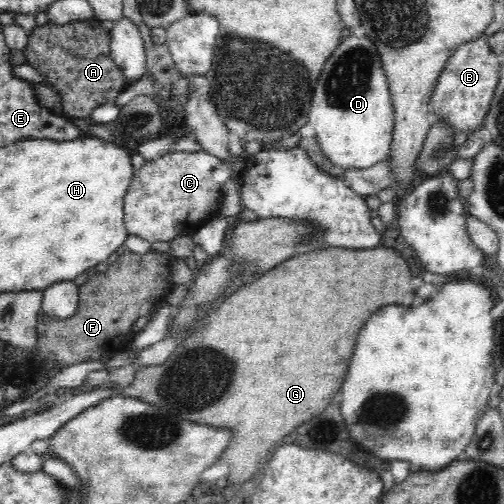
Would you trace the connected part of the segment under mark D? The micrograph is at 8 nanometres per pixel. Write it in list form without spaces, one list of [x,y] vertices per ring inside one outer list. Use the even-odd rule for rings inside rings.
[[[350,33],[343,37],[338,48],[334,48],[334,54],[324,64],[324,68],[318,76],[308,121],[315,128],[315,136],[319,140],[324,154],[334,164],[342,166],[346,170],[350,167],[359,169],[372,167],[390,155],[391,137],[394,136],[394,107],[391,106],[390,87],[387,86],[386,71],[382,70],[382,59],[379,58],[378,48],[374,48],[374,42],[368,36],[364,36],[364,34],[356,36],[356,34]],[[332,78],[334,78],[334,86],[322,88]]]

